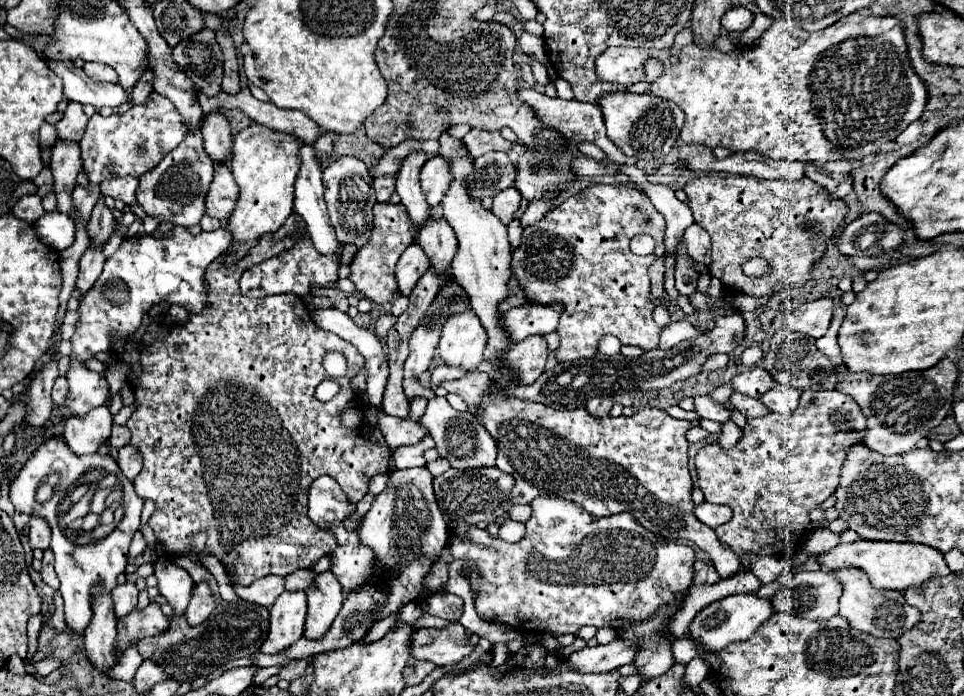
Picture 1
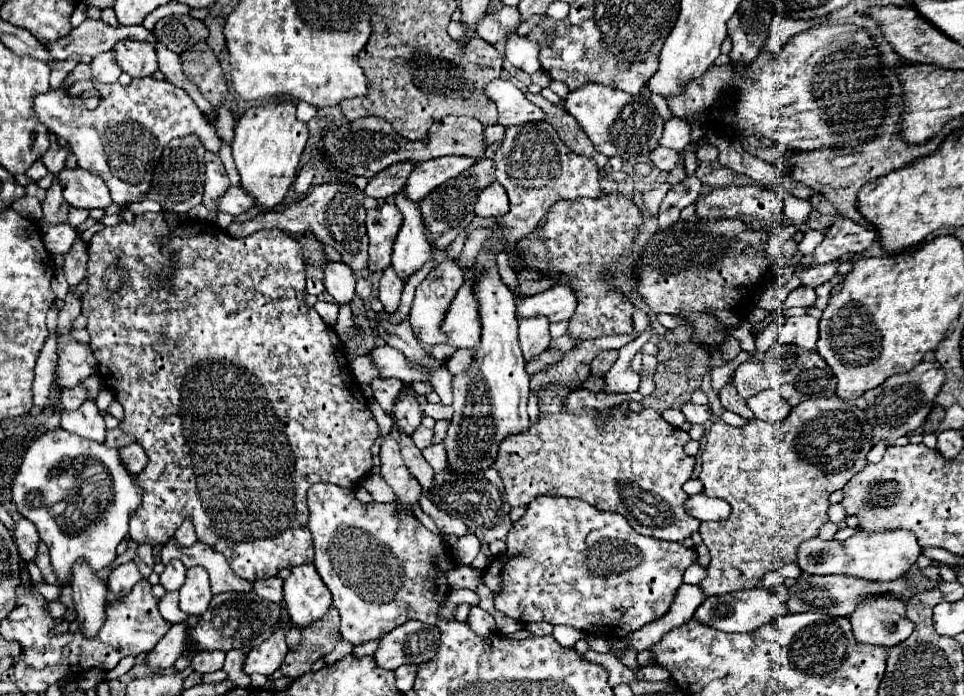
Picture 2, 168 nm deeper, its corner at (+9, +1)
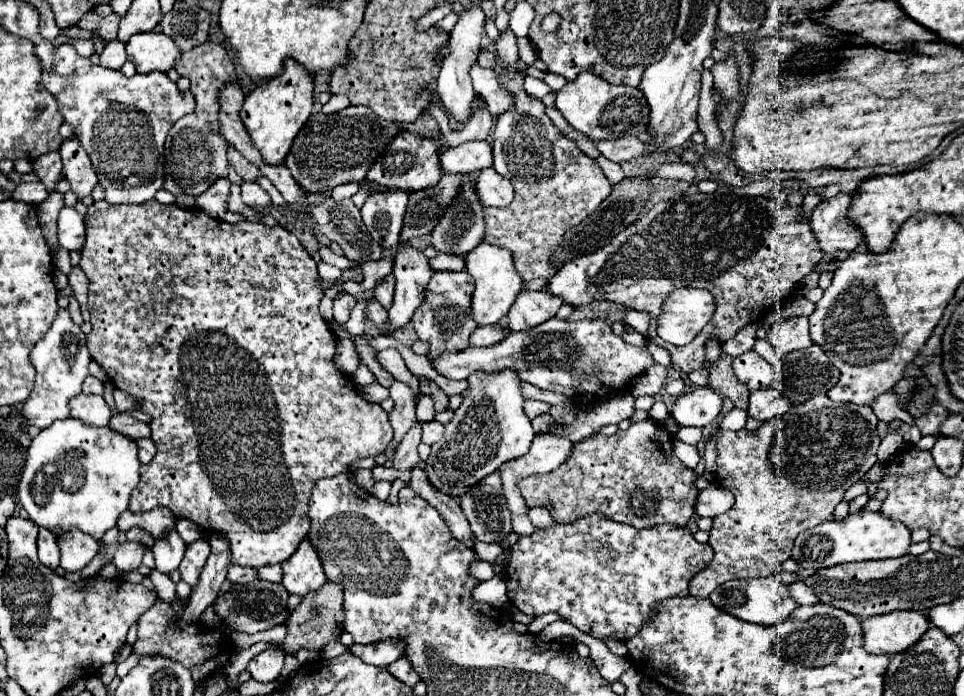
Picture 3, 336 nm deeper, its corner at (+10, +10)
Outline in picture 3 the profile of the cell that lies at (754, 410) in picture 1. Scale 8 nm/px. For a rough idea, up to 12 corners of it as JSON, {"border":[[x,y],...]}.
{"border":[[733,357],[711,363],[707,387],[747,409],[749,389],[735,377]]}

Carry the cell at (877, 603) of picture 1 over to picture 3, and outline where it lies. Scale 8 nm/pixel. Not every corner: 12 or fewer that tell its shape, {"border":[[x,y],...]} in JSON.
{"border":[[921,613],[867,617],[865,649],[897,655],[929,629]]}

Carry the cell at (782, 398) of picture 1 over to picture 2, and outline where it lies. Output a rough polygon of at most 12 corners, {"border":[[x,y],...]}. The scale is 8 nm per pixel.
{"border":[[776,390],[748,398],[756,418],[782,422],[792,410]]}

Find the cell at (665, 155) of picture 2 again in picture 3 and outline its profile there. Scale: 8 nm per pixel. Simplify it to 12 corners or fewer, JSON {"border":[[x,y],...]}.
{"border":[[621,137],[593,141],[613,163],[641,155],[641,139]]}

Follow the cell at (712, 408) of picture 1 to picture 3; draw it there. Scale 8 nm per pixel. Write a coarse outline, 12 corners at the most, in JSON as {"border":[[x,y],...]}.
{"border":[[695,387],[675,401],[681,427],[705,427],[719,417],[721,395]]}

